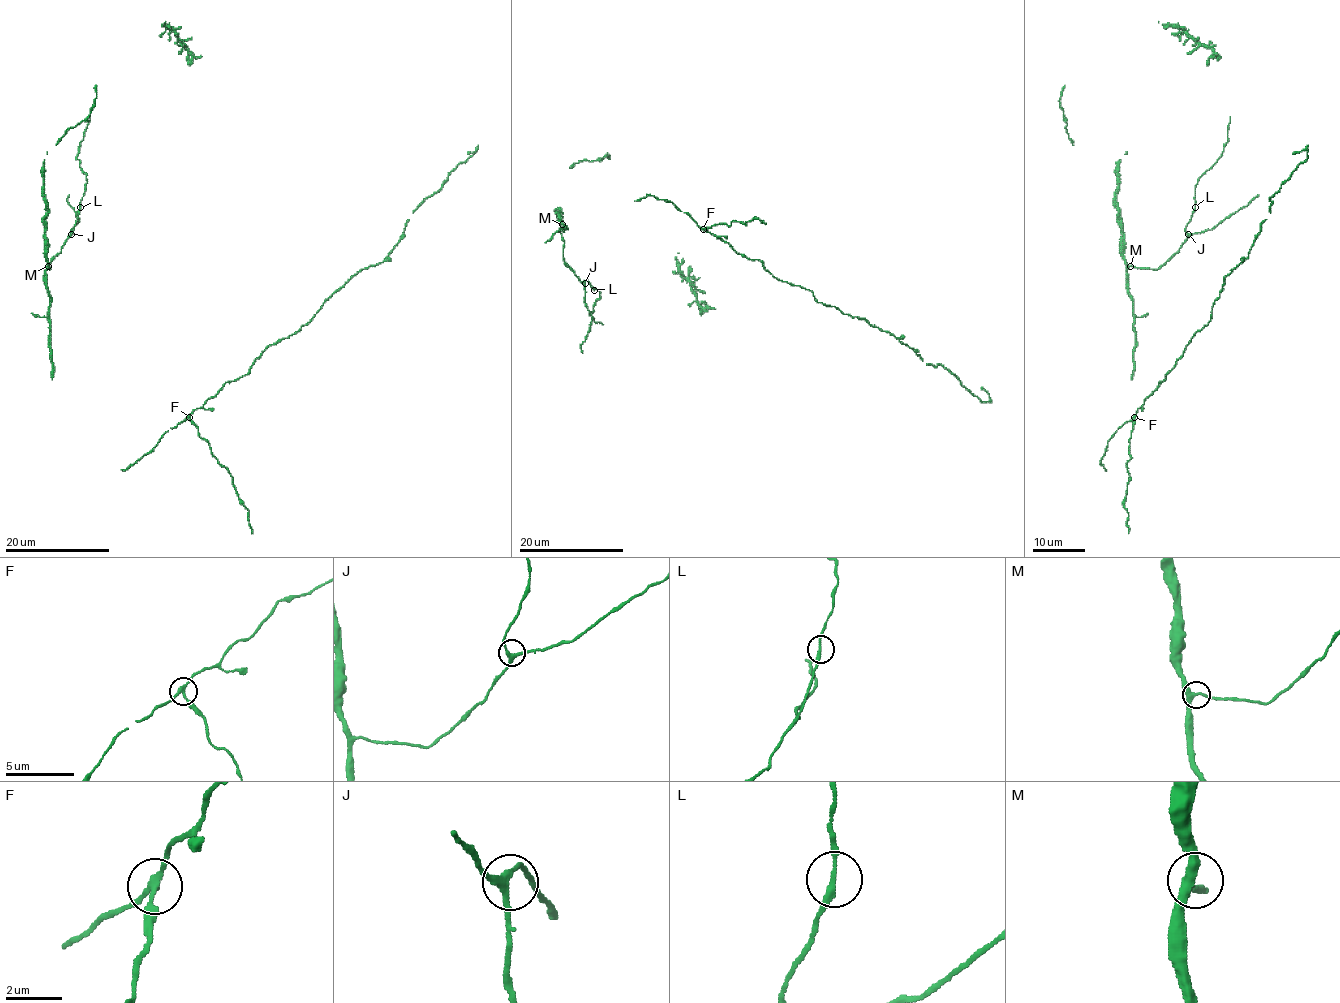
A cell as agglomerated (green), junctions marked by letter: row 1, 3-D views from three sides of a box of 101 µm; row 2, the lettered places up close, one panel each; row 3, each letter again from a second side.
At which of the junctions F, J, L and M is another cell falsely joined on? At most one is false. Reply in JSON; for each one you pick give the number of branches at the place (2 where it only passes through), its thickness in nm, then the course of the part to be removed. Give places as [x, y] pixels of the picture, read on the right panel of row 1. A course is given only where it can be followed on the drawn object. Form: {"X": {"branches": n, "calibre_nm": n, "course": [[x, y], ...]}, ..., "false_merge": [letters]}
{"F": {"branches": 3, "calibre_nm": 200, "course": [[1135, 417], [1124, 502], [1128, 533]]}, "false_merge": ["F"]}

